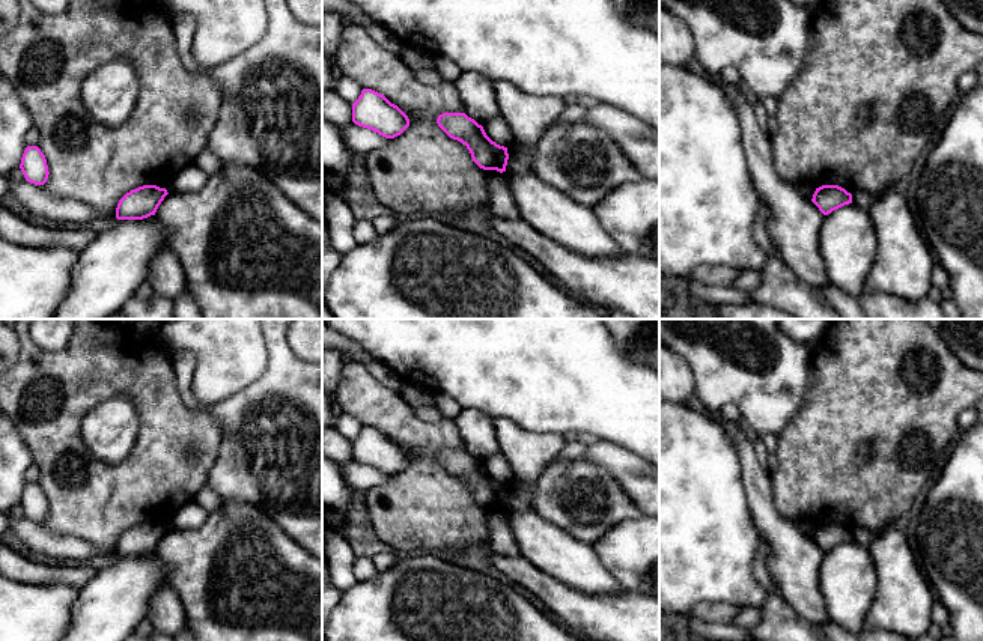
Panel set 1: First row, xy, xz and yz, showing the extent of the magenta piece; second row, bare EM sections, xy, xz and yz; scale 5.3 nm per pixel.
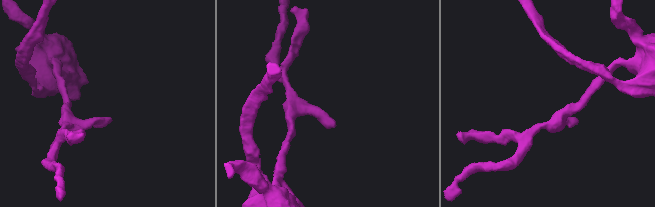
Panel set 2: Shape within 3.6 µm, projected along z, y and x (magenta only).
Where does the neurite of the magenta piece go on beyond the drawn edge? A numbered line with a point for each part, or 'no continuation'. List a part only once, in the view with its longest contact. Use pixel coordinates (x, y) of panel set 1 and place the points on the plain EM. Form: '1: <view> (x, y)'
no continuation

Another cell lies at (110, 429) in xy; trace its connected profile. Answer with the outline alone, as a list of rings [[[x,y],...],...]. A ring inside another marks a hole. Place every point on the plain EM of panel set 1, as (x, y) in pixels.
[[[116,396],[98,403],[81,421],[86,447],[101,460],[117,463],[132,450],[140,427],[134,400]]]

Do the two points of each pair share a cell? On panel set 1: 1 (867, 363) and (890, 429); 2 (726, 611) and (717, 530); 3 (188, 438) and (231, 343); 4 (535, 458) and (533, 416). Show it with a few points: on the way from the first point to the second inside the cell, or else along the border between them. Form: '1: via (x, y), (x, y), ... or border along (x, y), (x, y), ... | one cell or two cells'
1: via (881, 379), (882, 413) | one cell
2: border along (742, 607), (727, 602), (699, 602), (691, 614) | two cells
3: border along (200, 407), (208, 408) | two cells
4: border along (500, 419), (509, 419), (530, 431), (562, 435) | two cells

